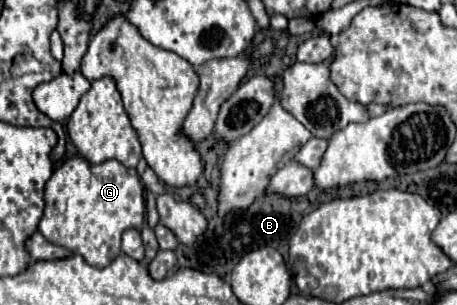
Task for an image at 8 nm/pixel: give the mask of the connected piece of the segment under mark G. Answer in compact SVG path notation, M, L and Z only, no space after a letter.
M82 156L68 158L54 170L44 192L46 208L38 230L52 244L64 246L96 268L108 266L120 254L120 236L128 228L140 228L146 202L140 176L118 160L92 164Z

